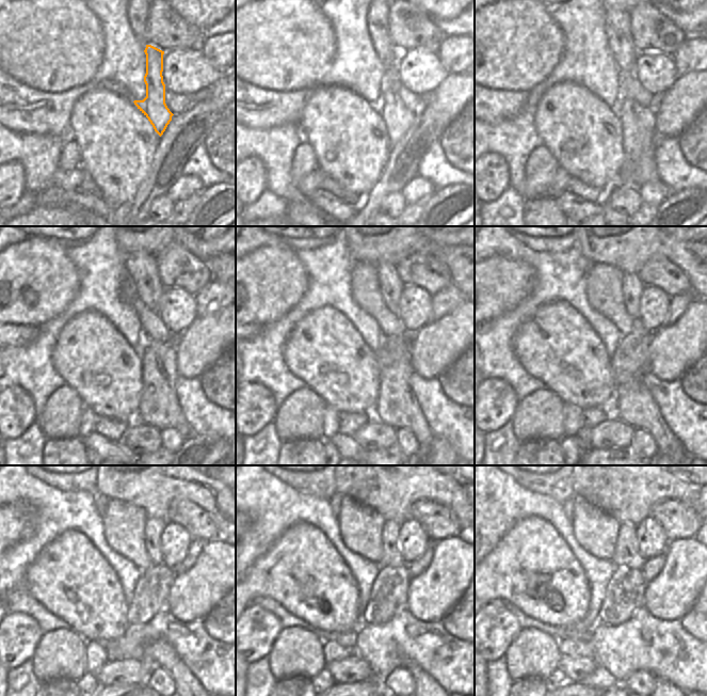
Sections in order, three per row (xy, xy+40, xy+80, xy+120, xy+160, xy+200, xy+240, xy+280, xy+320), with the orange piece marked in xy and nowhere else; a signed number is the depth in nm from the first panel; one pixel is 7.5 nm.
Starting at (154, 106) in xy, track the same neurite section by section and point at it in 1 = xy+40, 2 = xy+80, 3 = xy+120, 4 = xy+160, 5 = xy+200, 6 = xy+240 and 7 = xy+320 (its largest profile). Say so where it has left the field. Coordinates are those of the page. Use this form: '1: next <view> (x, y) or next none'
1: next xy+40 (398, 119)
2: next xy+80 (638, 169)
3: next xy+120 (159, 407)
4: next xy+160 (397, 406)
5: next xy+200 (635, 405)
6: next xy+240 (160, 653)
7: next xy+320 (659, 682)

